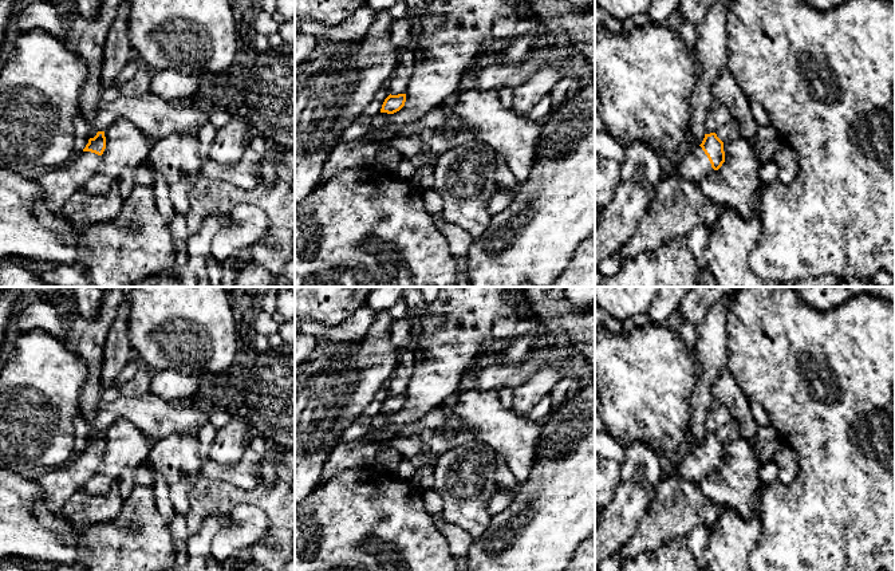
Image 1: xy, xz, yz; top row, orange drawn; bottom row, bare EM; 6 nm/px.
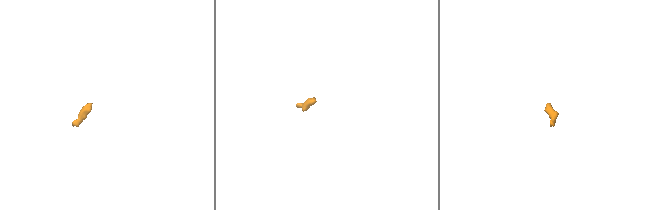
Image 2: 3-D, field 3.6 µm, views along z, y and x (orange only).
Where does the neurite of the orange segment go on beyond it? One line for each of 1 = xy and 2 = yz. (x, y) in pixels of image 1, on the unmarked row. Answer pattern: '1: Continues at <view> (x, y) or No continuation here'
1: Continues at xy (58, 484)
2: Continues at yz (696, 467)

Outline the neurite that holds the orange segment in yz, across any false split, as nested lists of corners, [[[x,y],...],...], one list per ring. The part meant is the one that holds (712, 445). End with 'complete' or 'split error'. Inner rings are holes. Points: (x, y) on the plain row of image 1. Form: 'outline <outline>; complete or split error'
outline [[[732,418],[715,433],[705,434],[702,444],[690,450],[674,469],[674,477],[699,484],[725,462],[724,444],[741,438],[738,422]]]; split error

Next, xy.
outline [[[98,432],[66,465],[32,474],[42,488],[42,503],[51,513],[60,513],[66,501],[86,487],[100,466],[105,449],[105,432]]]; split error

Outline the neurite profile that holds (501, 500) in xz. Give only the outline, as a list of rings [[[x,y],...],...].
[[[498,491],[494,493],[488,503],[488,512],[493,517],[497,513],[504,512],[512,503],[513,496]]]

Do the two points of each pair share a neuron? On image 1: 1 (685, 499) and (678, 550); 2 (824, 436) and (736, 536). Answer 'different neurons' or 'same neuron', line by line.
1: different neurons
2: different neurons

